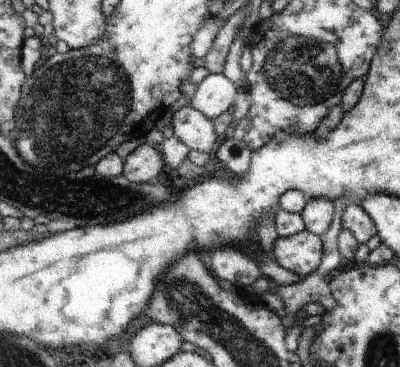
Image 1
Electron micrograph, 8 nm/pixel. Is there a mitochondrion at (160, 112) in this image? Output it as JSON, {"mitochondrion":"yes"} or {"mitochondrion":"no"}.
{"mitochondrion":"no"}

